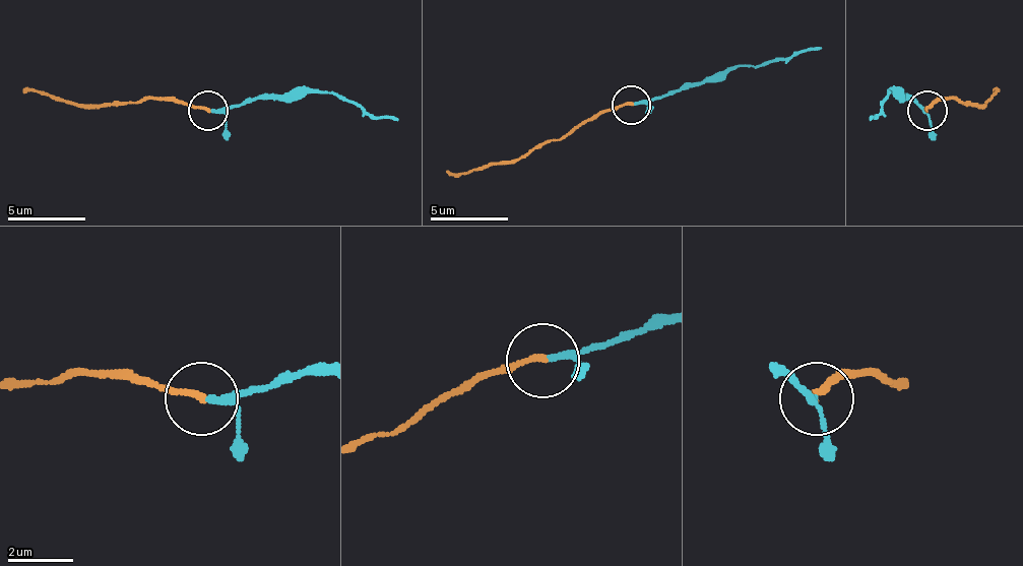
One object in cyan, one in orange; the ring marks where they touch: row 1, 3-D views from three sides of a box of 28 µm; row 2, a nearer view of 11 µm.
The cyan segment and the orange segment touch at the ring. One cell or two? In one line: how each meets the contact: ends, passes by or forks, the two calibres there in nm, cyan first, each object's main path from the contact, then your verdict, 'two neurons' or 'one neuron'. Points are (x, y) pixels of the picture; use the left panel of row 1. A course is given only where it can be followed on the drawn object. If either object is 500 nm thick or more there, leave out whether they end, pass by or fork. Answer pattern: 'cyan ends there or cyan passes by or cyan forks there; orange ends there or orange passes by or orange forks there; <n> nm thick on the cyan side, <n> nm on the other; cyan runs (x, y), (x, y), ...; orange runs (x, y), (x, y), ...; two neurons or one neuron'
cyan passes by; orange ends there; 160 nm thick on the cyan side, 190 nm on the other; cyan runs (209, 110), (319, 93), (342, 93), (377, 117), (397, 121); orange runs (209, 110), (154, 98), (83, 106), (45, 93), (24, 93); one neuron

